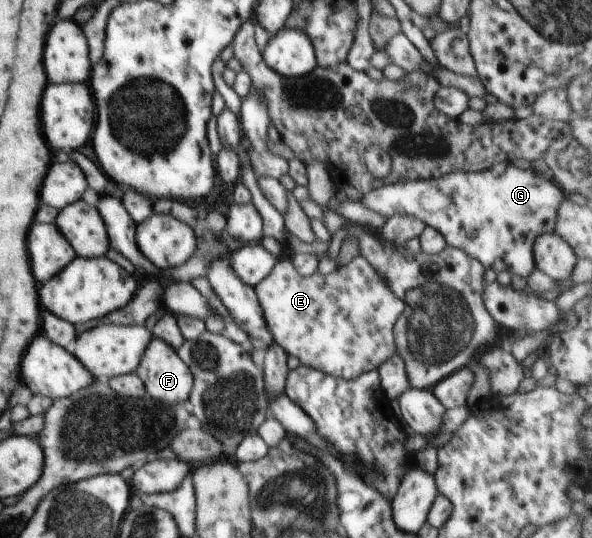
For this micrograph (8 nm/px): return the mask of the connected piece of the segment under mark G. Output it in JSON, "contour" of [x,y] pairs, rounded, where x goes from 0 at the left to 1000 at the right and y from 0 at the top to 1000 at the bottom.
{"contour":[[[836,303],[826,316],[813,320],[765,320],[742,333],[699,335],[647,344],[611,359],[606,377],[654,405],[688,400],[720,420],[731,422],[750,441],[753,457],[780,465],[787,474],[806,481],[819,502],[829,500],[834,511],[850,504],[895,519],[905,500],[902,481],[904,448],[921,433],[936,431],[943,388],[958,362],[944,344],[912,329],[900,314],[877,314],[870,307]]]}

